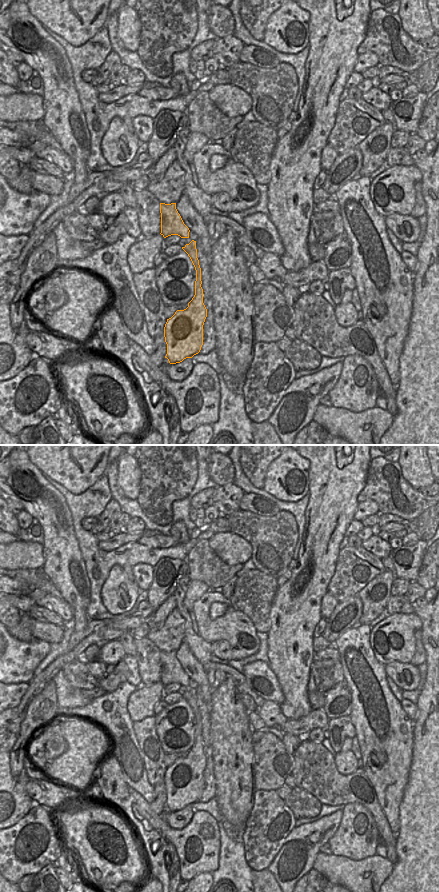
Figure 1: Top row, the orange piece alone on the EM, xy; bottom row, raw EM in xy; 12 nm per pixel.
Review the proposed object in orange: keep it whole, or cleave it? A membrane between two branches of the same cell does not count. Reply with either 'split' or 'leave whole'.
leave whole

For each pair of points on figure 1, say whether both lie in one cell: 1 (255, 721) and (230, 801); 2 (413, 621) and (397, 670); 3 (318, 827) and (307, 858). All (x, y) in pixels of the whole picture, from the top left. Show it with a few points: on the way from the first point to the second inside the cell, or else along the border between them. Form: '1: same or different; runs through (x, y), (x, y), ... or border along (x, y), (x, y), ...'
1: different; border along (248, 713), (248, 721), (253, 730)
2: different; border along (409, 662), (390, 662), (385, 666)
3: same; runs through (313, 835), (307, 841), (307, 850)

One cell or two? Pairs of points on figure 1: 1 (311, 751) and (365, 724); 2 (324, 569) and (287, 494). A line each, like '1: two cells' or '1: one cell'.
1: two cells
2: two cells

